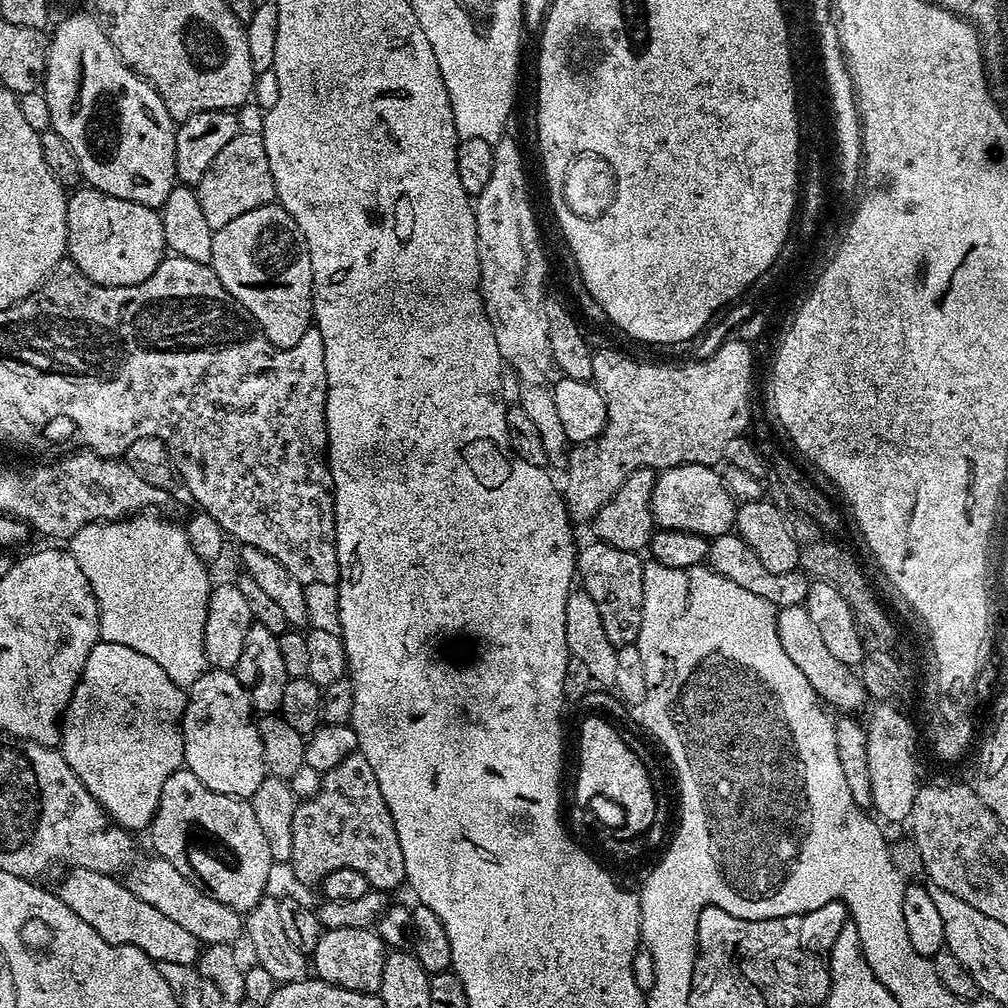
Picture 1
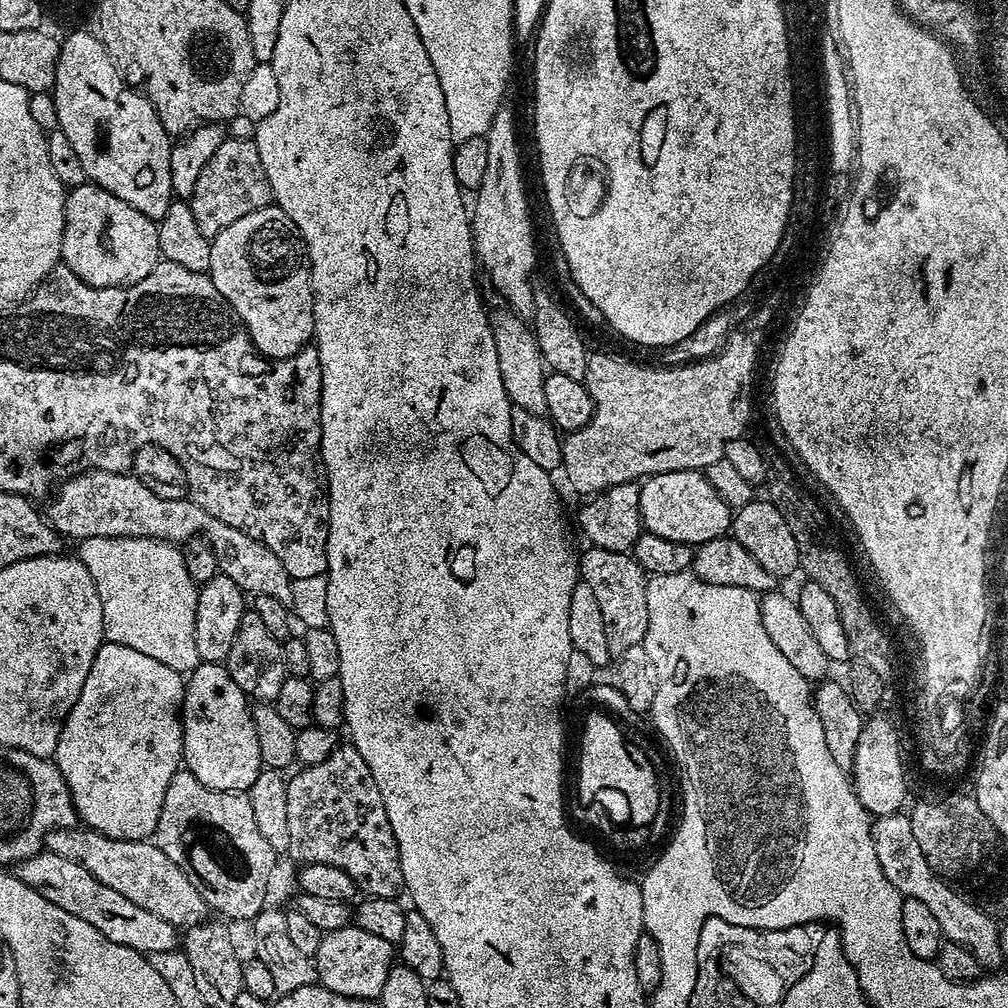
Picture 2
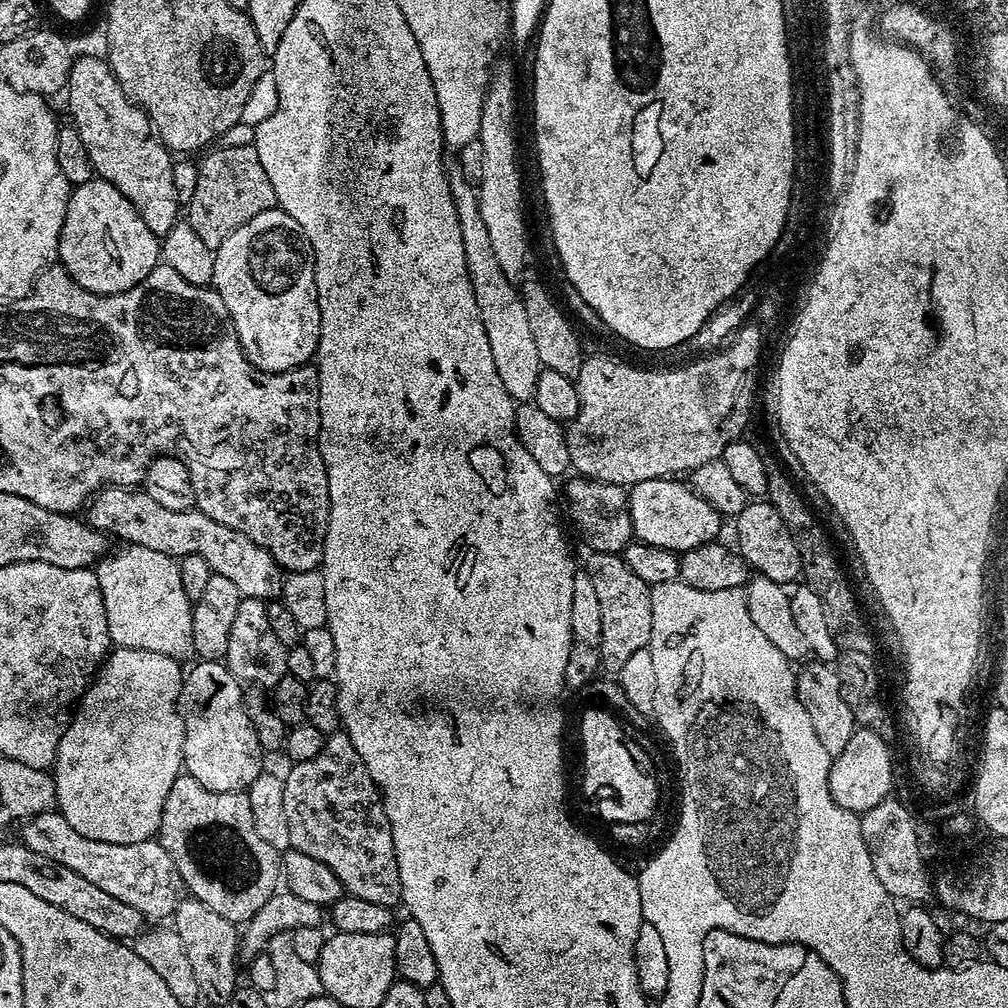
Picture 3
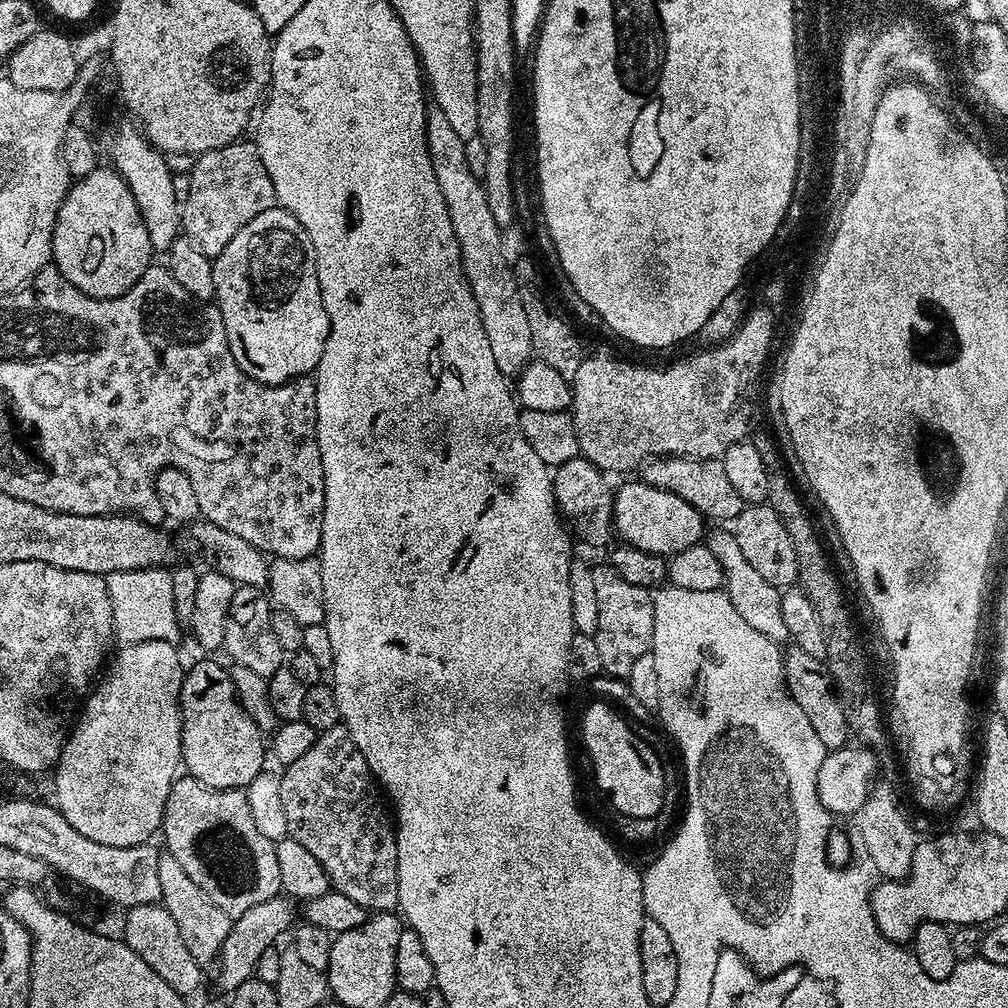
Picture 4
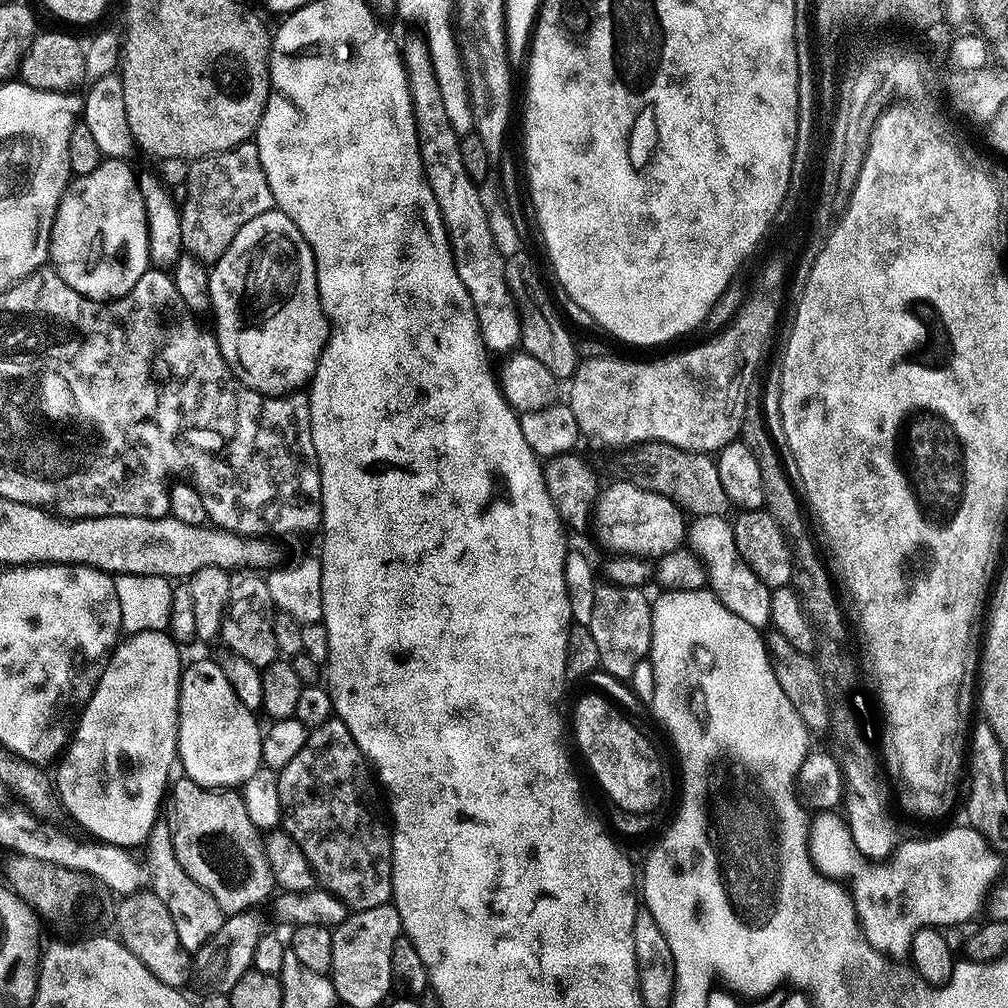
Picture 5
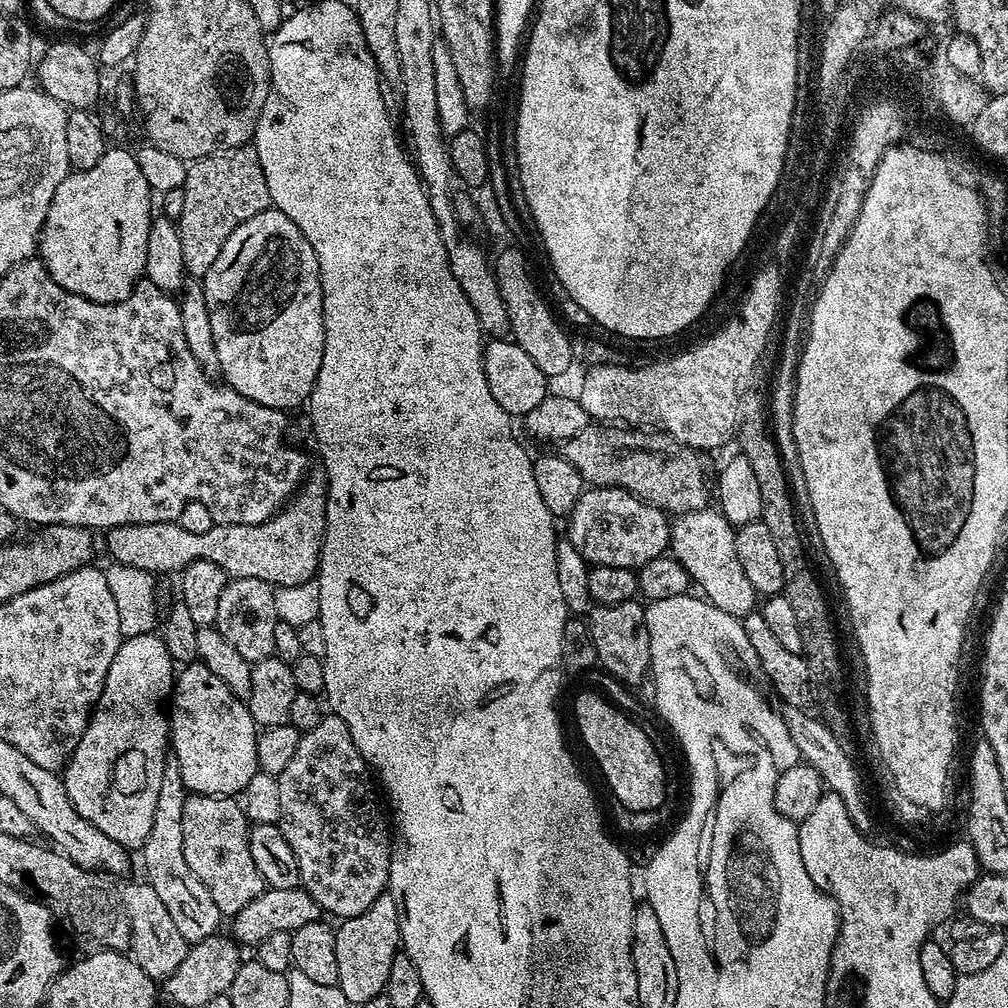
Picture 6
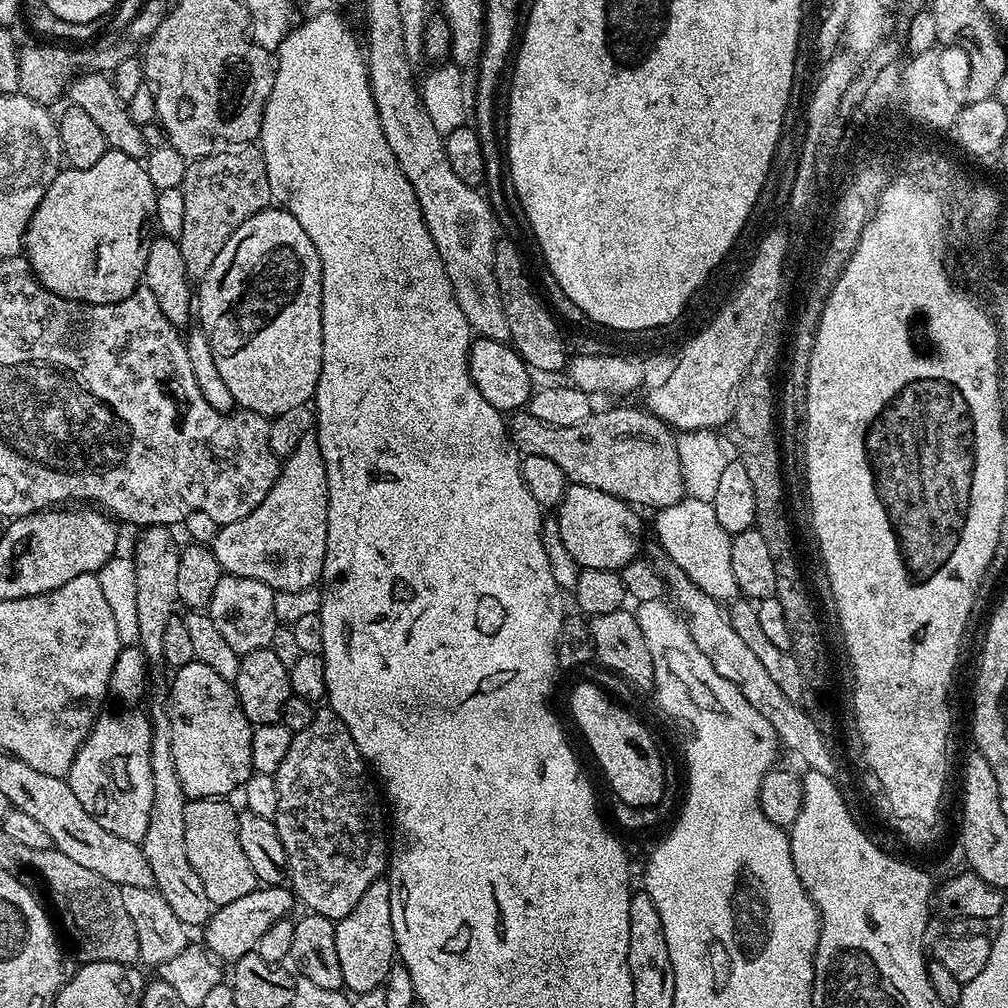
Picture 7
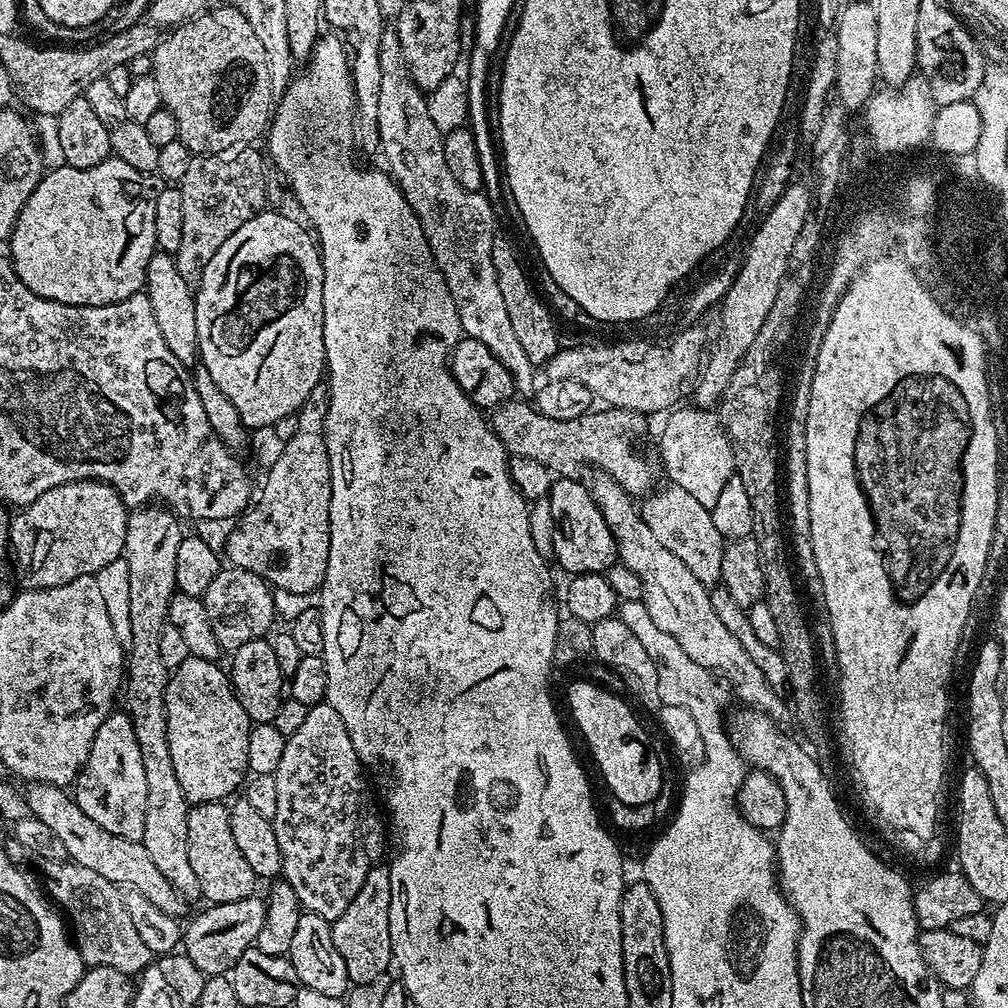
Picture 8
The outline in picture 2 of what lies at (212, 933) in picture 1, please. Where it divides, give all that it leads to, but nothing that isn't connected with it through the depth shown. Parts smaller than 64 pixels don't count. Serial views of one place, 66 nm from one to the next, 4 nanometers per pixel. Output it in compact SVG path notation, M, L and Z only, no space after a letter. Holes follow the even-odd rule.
M83 827L55 828L46 837L47 851L55 856L70 858L70 862L81 864L102 886L110 890L118 890L118 894L130 898L134 906L142 906L142 910L150 910L150 914L158 914L158 918L166 918L166 922L177 926L191 926L201 923L204 915L209 915L208 904L194 890L194 882L162 854L155 842L148 840L118 840L114 836L103 836L101 832L85 830Z

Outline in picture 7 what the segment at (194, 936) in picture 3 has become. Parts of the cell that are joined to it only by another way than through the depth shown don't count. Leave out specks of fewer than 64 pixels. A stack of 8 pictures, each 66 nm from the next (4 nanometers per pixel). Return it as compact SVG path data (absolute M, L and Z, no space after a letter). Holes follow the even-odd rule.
M163 703L156 704L150 711L152 722L152 741L150 742L150 778L154 780L154 802L150 806L150 826L146 826L146 834L142 847L146 854L146 862L150 862L150 870L154 874L154 887L157 892L170 902L170 910L178 914L183 924L203 926L211 918L214 905L206 898L206 890L202 887L202 878L194 874L194 866L190 866L190 858L186 858L186 806L189 797L184 795L182 782L178 782L178 766L174 766L172 753L172 731L168 721L168 710Z

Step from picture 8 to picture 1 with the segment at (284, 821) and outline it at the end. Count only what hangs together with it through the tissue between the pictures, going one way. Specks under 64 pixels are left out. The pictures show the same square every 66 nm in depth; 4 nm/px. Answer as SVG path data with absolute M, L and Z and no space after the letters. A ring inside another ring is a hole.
M357 750L351 752L346 758L342 758L342 762L338 762L338 766L334 766L330 771L323 773L319 777L320 789L313 794L309 800L301 799L297 803L294 810L294 850L292 851L292 858L290 861L290 869L304 884L315 885L317 882L323 880L326 874L330 874L339 868L349 868L350 870L358 870L358 874L366 874L369 885L373 889L391 893L392 888L396 888L399 884L405 883L404 875L406 874L406 858L402 858L402 846L398 846L398 834L394 830L394 818L390 814L390 810L386 806L386 798L382 798L382 790L378 790L378 782L374 778L374 769L371 768L370 762L366 762L366 758Z

